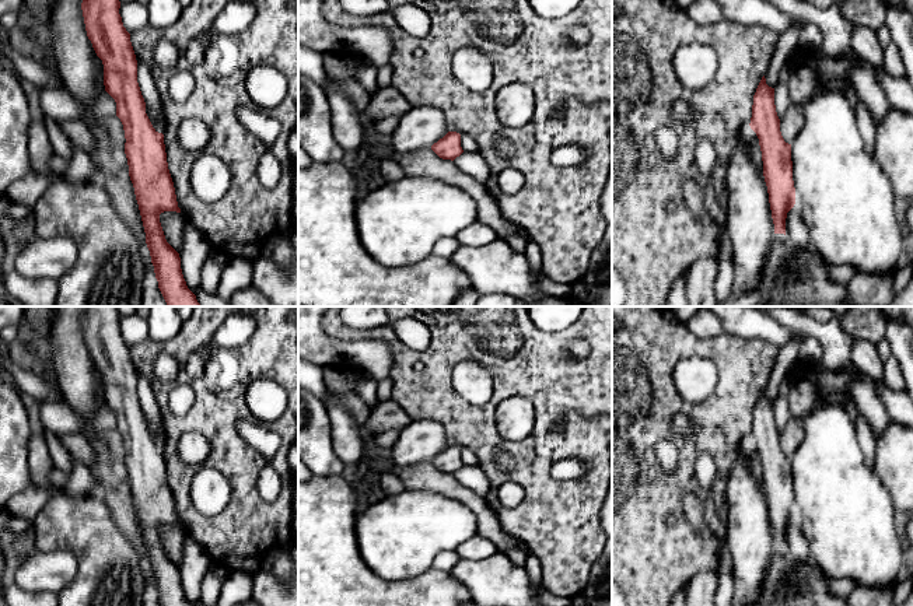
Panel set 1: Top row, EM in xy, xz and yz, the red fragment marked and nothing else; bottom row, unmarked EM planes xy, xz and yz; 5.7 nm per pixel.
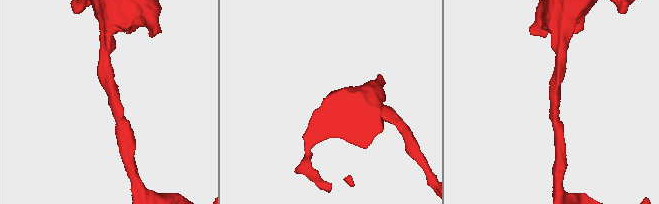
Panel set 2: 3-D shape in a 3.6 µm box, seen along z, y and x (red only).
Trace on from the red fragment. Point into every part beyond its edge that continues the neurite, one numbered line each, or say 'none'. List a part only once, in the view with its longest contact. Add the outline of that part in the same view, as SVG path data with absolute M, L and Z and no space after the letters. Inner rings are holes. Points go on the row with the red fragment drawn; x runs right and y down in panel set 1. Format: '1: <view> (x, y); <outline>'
1: xy (114, 126); M116 115L109 118L101 118L101 125L106 129L112 140L113 148L118 151L123 150L126 139L125 139L125 130L120 119Z

